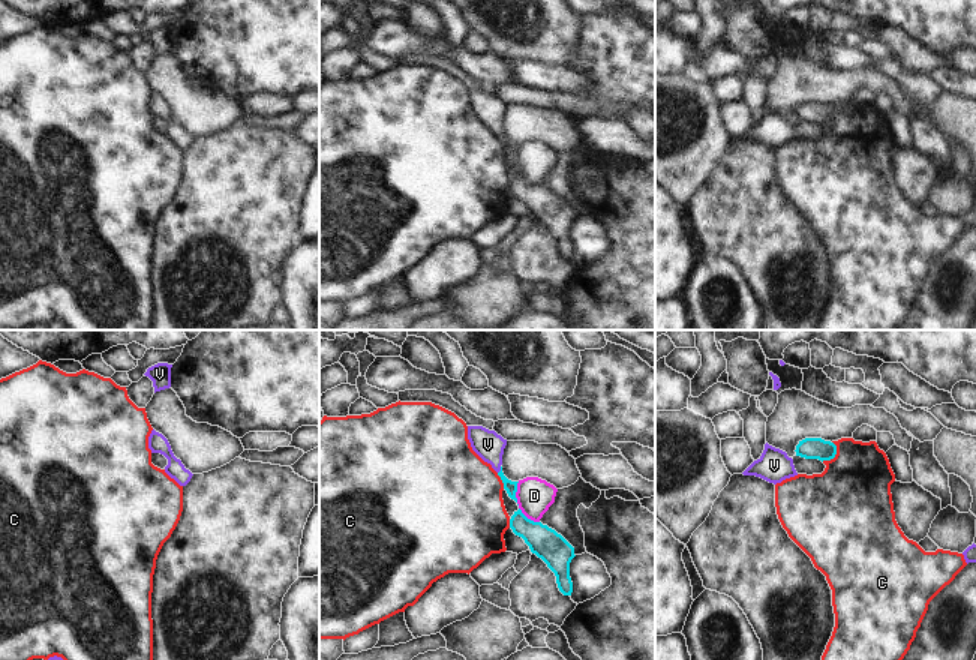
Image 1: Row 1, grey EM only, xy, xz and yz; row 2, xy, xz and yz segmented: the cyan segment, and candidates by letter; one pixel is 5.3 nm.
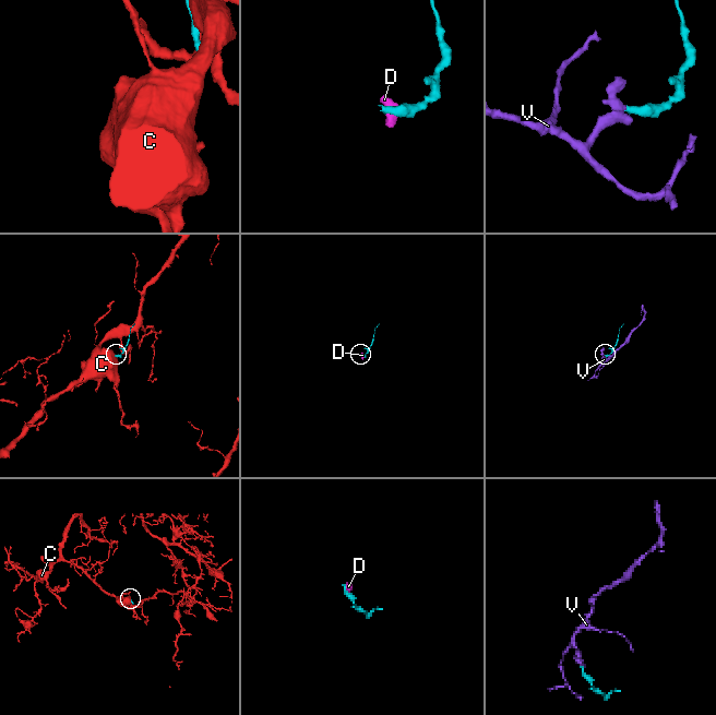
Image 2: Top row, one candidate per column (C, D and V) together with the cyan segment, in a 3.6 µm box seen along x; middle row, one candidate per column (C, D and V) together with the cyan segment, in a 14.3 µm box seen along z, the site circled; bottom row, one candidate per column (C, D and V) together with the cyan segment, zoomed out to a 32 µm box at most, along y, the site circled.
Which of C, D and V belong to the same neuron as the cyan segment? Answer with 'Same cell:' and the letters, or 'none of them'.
Same cell: V

